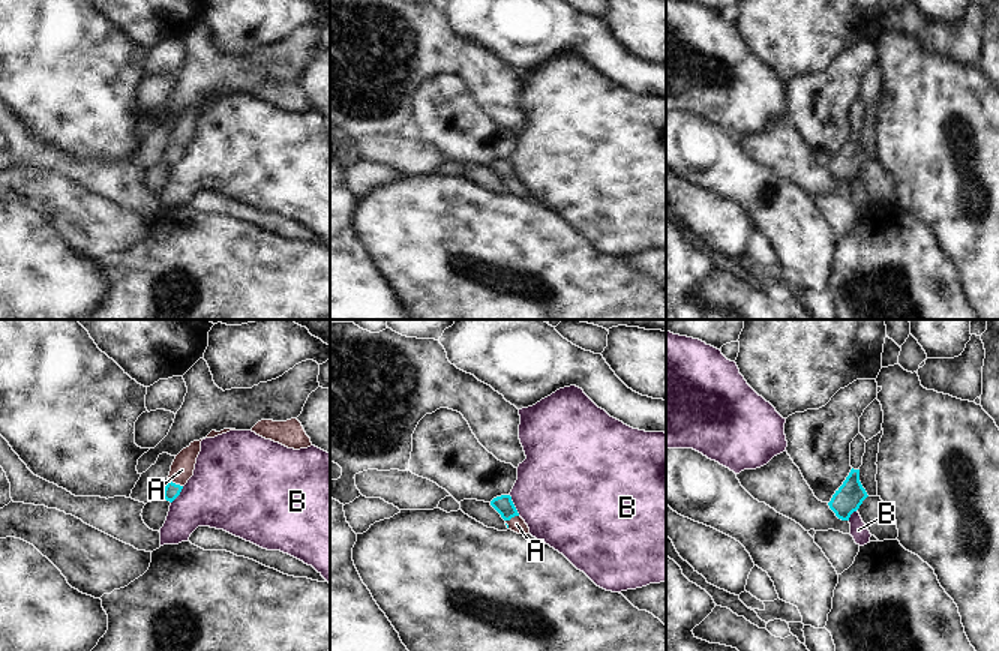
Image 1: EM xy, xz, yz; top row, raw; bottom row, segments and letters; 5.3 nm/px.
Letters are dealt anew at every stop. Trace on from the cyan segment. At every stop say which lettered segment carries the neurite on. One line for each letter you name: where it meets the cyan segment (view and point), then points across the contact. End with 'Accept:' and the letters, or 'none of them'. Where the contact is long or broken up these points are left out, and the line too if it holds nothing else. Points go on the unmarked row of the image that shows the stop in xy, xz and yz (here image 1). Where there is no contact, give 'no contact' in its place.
A: contact xz (509, 183); way xz (503, 168), (509, 183), (516, 188)
Accept: A

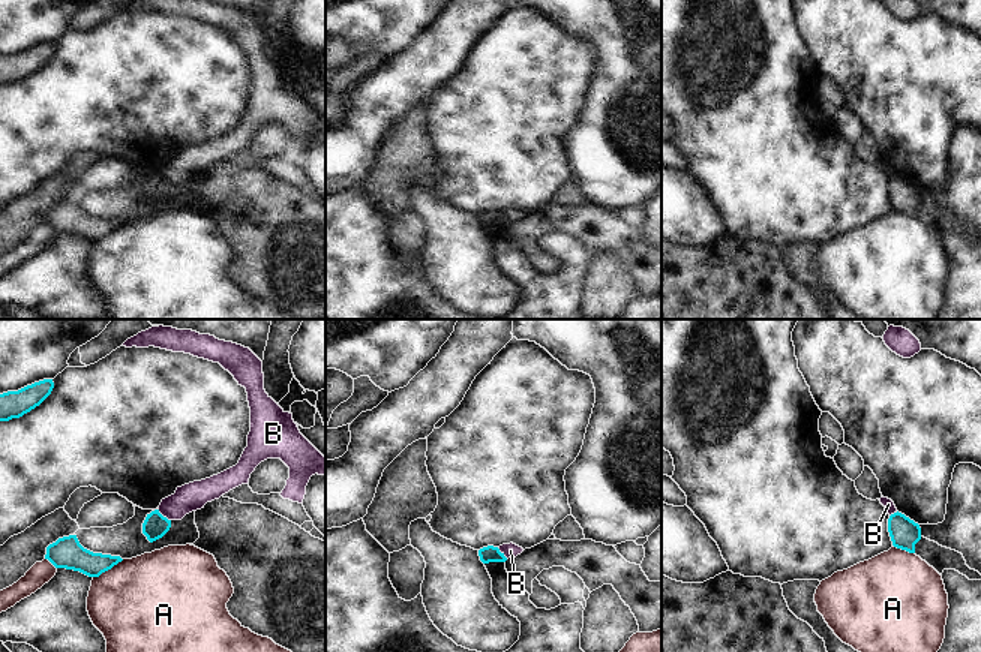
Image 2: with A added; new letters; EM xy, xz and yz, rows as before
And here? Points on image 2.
Accept: none of them

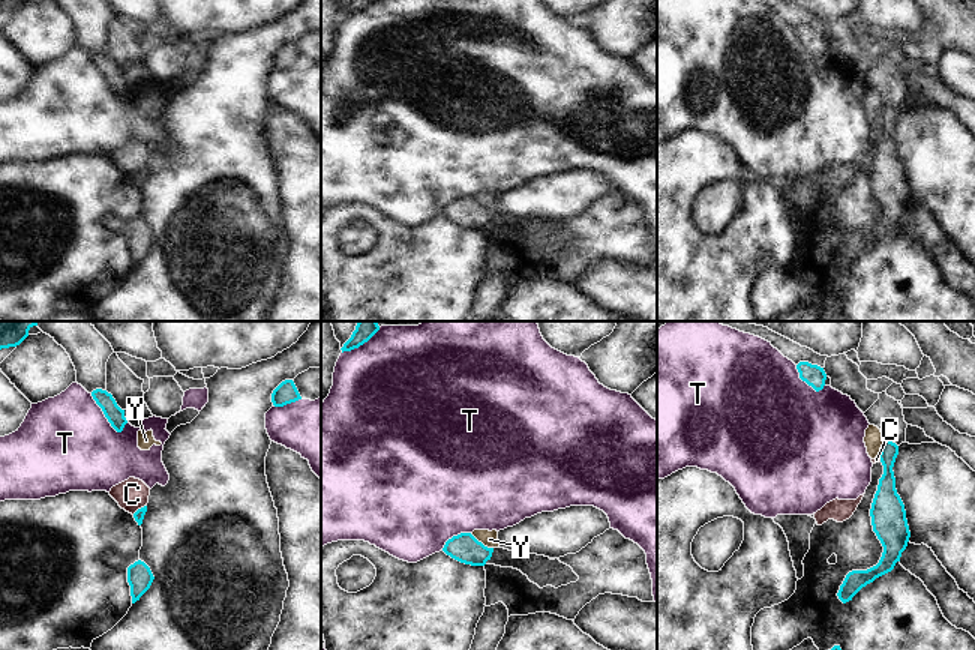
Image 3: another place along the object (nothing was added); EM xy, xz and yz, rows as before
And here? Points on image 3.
Accept: none of them

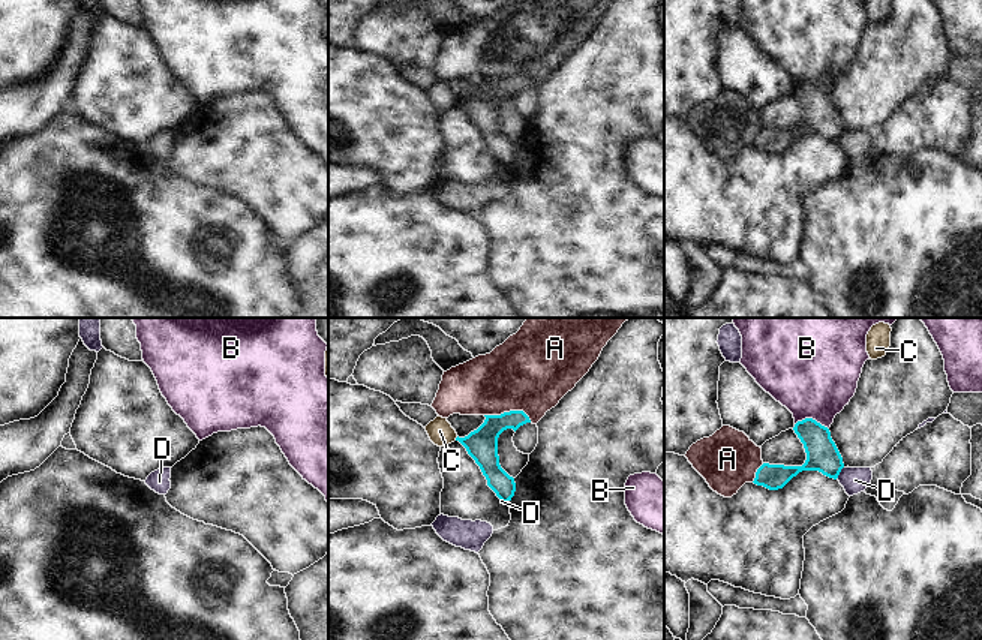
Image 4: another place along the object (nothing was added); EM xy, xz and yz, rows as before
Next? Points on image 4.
Accept: none of them

